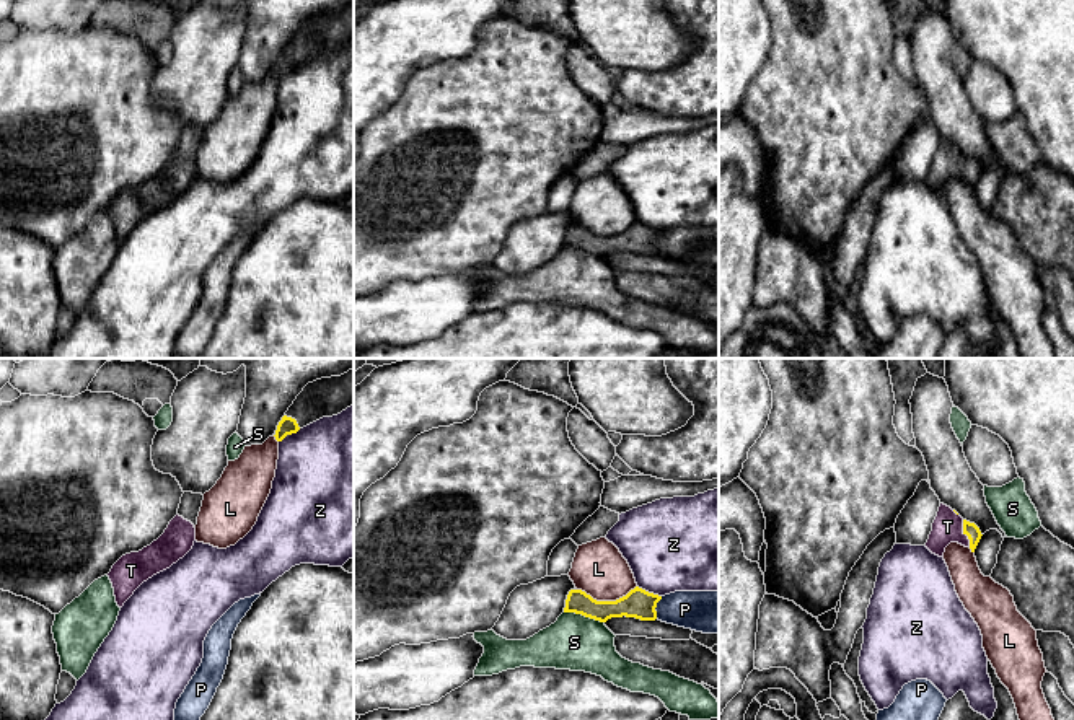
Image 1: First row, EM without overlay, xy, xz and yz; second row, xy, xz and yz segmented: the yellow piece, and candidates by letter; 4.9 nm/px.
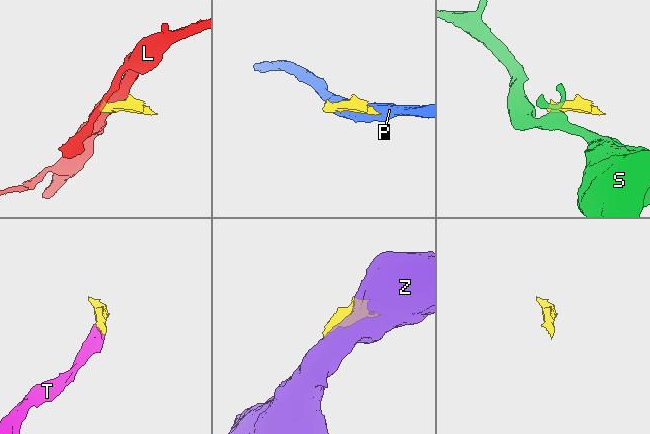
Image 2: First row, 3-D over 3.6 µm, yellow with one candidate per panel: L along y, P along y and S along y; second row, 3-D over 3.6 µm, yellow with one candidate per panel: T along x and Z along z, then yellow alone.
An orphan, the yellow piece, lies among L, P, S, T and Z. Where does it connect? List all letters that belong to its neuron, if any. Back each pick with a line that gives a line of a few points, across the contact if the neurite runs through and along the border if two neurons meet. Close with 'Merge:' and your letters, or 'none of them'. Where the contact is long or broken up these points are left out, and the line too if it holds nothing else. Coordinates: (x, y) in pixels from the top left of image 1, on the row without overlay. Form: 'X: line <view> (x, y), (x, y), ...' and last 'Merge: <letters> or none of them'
T: line yz (973, 168), (965, 168), (947, 162)
Merge: T

